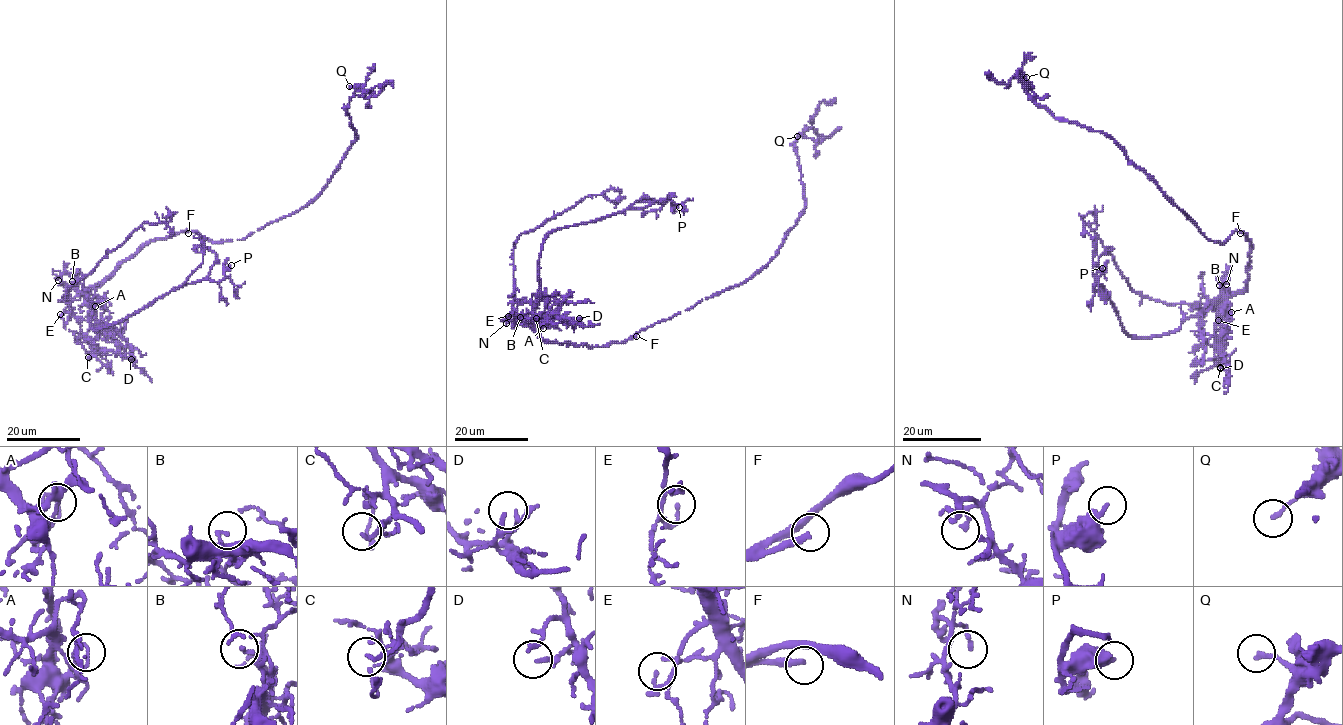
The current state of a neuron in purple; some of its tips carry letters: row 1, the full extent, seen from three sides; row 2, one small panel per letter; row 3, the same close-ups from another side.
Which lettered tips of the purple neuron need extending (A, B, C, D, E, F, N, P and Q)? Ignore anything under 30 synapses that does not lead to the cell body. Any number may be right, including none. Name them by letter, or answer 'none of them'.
F

